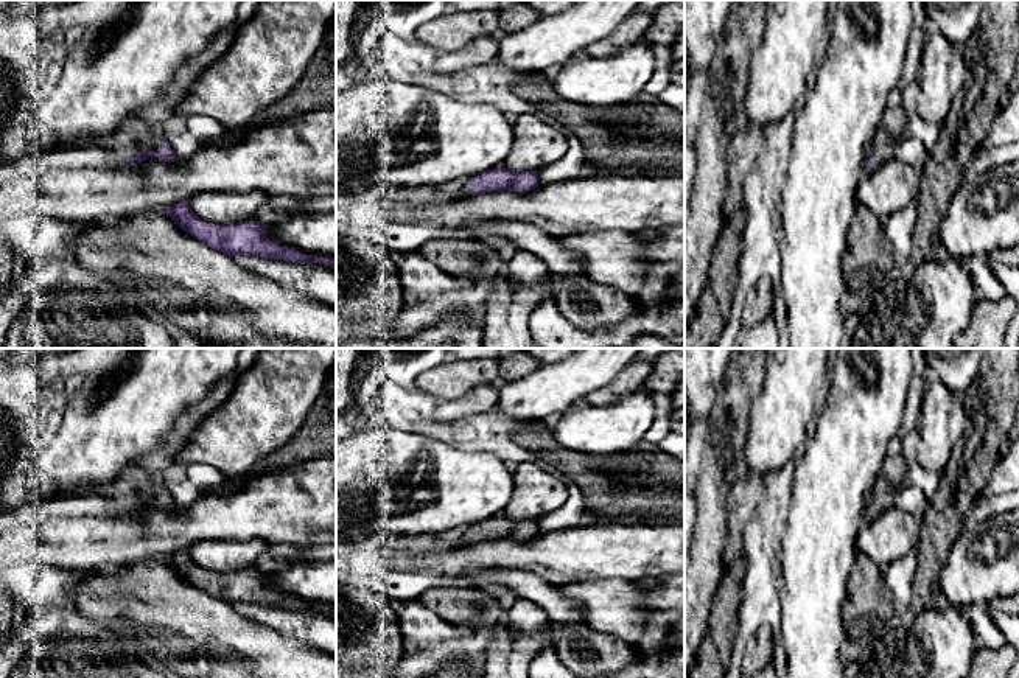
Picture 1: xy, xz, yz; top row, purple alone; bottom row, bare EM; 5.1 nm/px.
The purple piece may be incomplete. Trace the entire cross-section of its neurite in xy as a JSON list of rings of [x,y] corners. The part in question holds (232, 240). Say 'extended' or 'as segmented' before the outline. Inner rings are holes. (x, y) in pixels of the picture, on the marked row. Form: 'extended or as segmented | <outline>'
as segmented | [[[188,199],[168,207],[163,213],[184,232],[229,257],[258,255],[289,263],[319,263],[336,266],[336,260],[317,258],[296,249],[282,247],[275,241],[269,241],[264,236],[264,232],[271,225],[260,221],[252,221],[247,225],[218,225],[207,222],[190,208]]]

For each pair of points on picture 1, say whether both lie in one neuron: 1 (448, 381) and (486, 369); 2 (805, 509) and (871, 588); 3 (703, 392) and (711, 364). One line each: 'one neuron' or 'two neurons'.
1: one neuron
2: two neurons
3: one neuron

